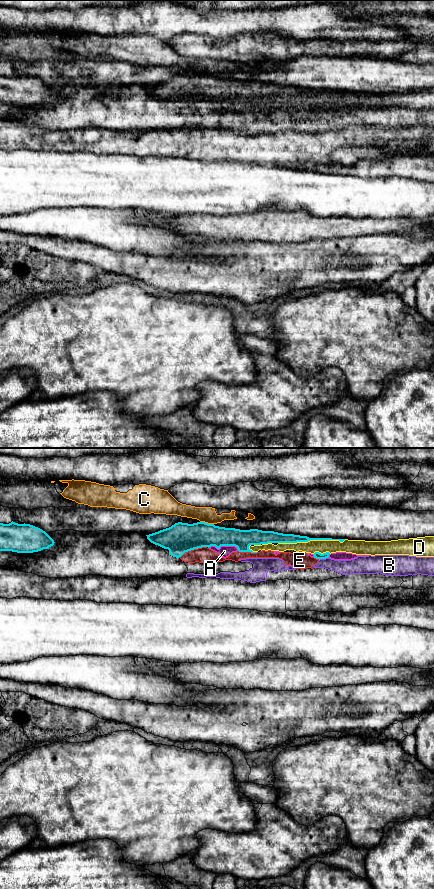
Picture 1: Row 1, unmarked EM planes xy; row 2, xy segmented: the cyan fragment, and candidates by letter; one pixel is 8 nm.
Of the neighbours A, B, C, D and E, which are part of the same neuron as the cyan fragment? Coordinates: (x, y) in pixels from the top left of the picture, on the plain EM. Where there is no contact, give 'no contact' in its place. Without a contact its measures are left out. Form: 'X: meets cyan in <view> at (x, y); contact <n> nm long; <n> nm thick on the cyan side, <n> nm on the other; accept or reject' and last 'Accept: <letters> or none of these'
A: meets cyan in xy at (223, 97); contact 240 nm long; 200 nm thick on the cyan side, 90 nm on the other; accept
B: meets cyan in xy at (323, 110); contact 80 nm long; 60 nm thick on the cyan side, 130 nm on the other; reject
C: meets cyan in xy at (207, 75); contact 110 nm long; 240 nm thick on the cyan side, 130 nm on the other; reject
D: meets cyan in xy at (311, 91); contact 550 nm long; 80 nm thick on the cyan side, 110 nm on the other; reject
E: meets cyan in xy at (192, 101); contact 240 nm long; 240 nm thick on the cyan side, 120 nm on the other; reject
Accept: A

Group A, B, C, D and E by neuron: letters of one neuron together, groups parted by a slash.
A / B E / C / D

